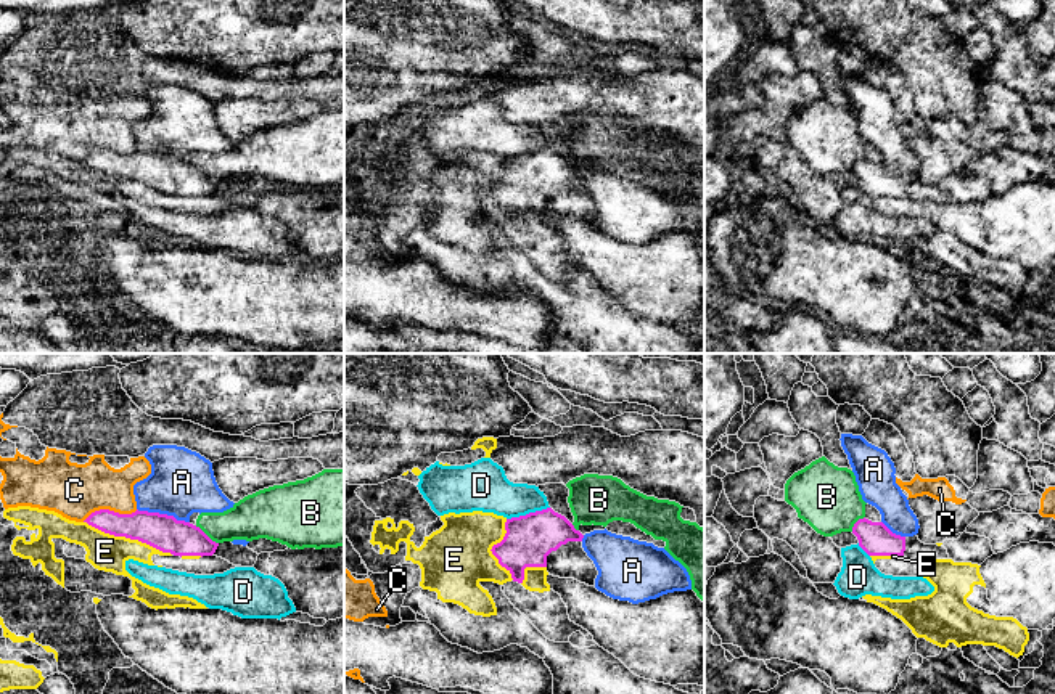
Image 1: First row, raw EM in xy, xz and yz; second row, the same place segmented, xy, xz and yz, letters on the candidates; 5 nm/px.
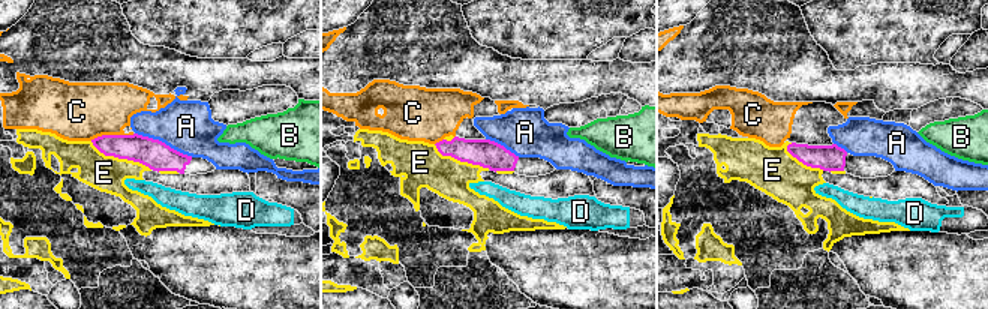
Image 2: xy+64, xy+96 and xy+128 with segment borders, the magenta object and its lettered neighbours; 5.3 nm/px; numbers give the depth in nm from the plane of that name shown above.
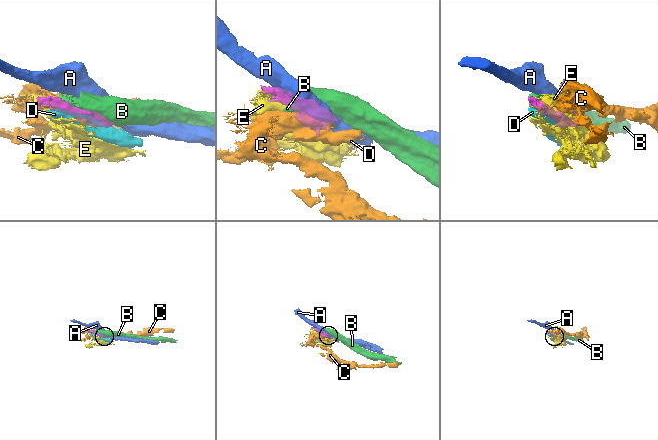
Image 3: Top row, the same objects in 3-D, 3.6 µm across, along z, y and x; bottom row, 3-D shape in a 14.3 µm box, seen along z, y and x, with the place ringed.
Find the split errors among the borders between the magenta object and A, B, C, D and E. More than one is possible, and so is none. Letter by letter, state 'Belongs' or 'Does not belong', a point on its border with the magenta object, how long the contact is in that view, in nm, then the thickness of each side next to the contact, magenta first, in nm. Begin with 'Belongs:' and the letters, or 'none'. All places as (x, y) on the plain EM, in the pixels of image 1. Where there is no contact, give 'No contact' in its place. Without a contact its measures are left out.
Belongs: none
A: Does not belong. Touches magenta at xy (163, 155). Shared border 280 nm. Thickness 180 nm (magenta) against 320 nm
B: Does not belong. Touches magenta at xy (205, 174). Shared border 150 nm. Thickness 180 nm (magenta) against 220 nm
C: Does not belong. Touches magenta at xy (110, 151). Shared border 280 nm. Thickness 170 nm (magenta) against 280 nm
D: Does not belong. Touches magenta at xz (529, 153). Shared border 220 nm. Thickness 240 nm (magenta) against 220 nm
E: Does not belong. Touches magenta at xy (127, 177). Shared border 480 nm. Thickness 180 nm (magenta) against 180 nm

